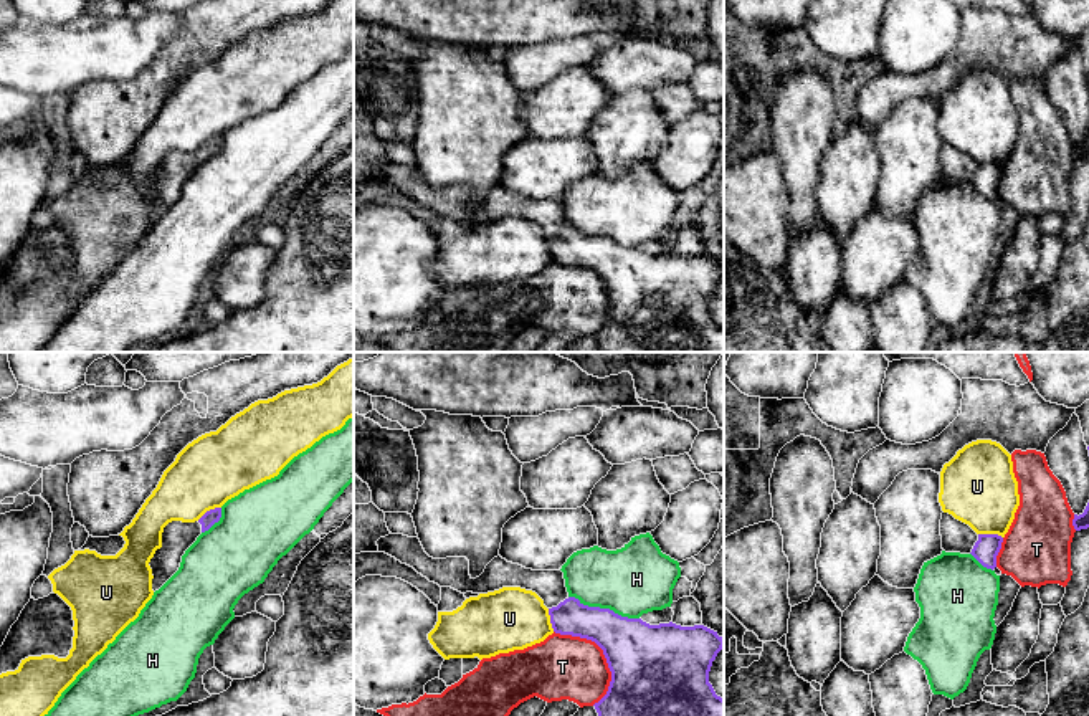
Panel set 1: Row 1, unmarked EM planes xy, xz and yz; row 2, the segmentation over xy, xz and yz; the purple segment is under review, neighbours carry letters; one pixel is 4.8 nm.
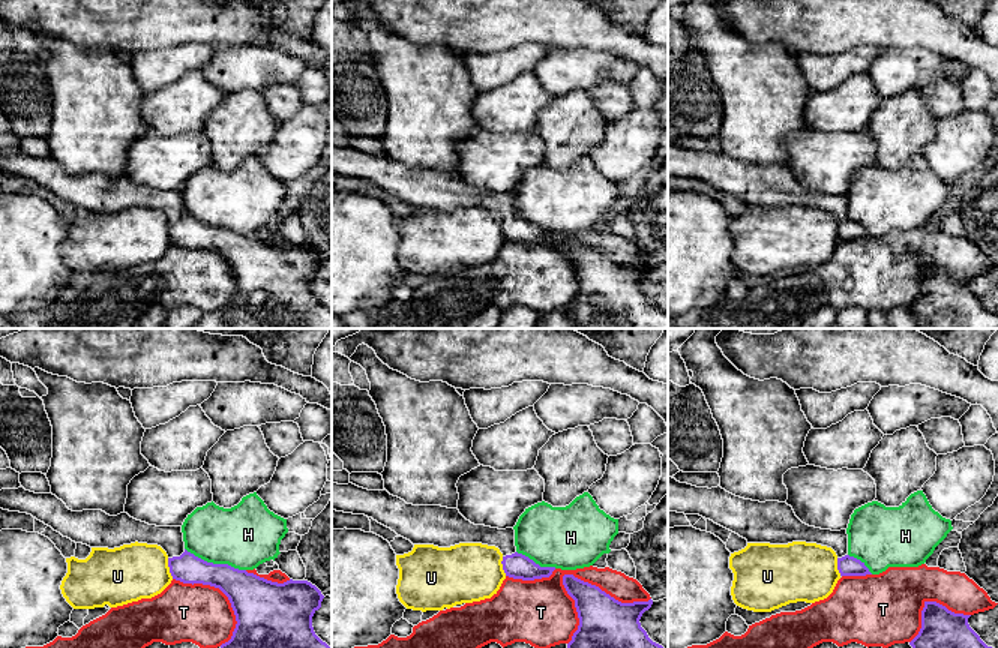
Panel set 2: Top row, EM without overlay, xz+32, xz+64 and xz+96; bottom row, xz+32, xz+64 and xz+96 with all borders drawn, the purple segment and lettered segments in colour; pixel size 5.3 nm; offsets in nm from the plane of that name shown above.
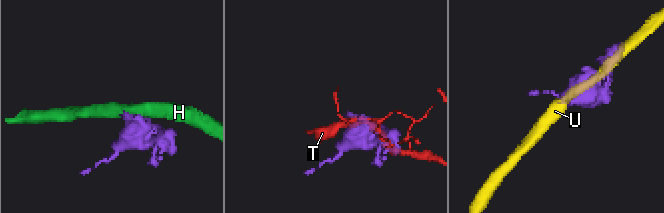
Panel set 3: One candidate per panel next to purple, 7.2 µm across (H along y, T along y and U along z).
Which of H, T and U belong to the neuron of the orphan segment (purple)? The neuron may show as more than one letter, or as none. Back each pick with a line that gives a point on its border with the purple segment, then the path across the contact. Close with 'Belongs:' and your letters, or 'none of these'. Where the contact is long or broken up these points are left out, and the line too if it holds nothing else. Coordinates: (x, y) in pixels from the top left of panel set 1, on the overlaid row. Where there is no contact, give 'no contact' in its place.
Belongs: none of these

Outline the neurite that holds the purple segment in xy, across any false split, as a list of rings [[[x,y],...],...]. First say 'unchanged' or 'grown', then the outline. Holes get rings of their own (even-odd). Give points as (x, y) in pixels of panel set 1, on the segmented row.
grown; [[[221,508],[207,511],[195,523],[172,521],[164,527],[162,547],[155,551],[149,566],[152,569],[152,590],[159,590],[180,567],[182,556],[221,518]]]

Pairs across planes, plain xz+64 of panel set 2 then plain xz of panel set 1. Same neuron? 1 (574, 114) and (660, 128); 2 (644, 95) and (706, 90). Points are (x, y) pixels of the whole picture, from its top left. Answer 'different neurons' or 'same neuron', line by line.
1: same neuron
2: same neuron

